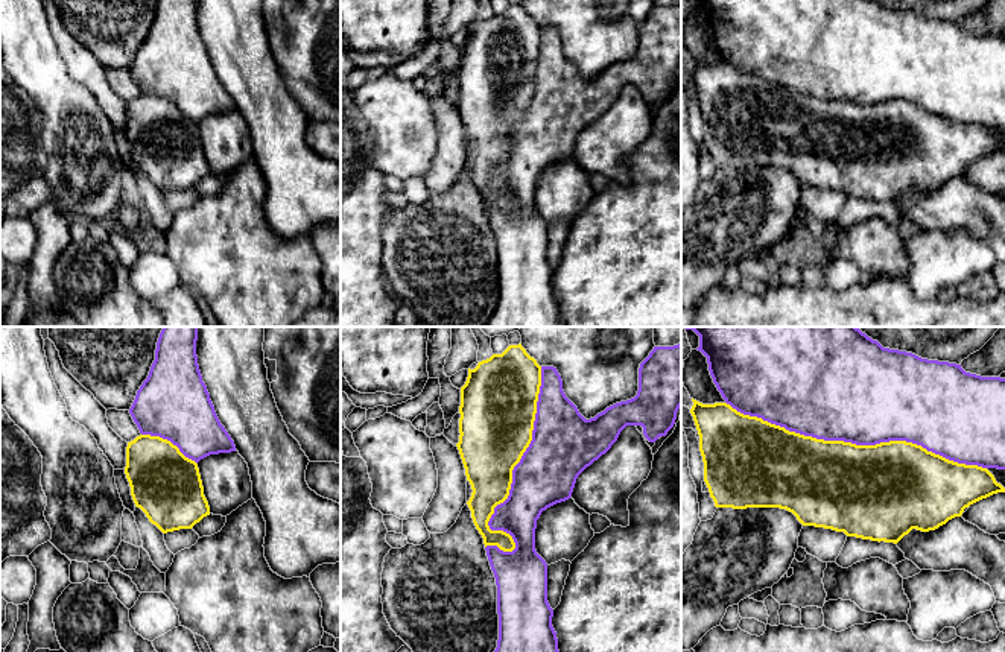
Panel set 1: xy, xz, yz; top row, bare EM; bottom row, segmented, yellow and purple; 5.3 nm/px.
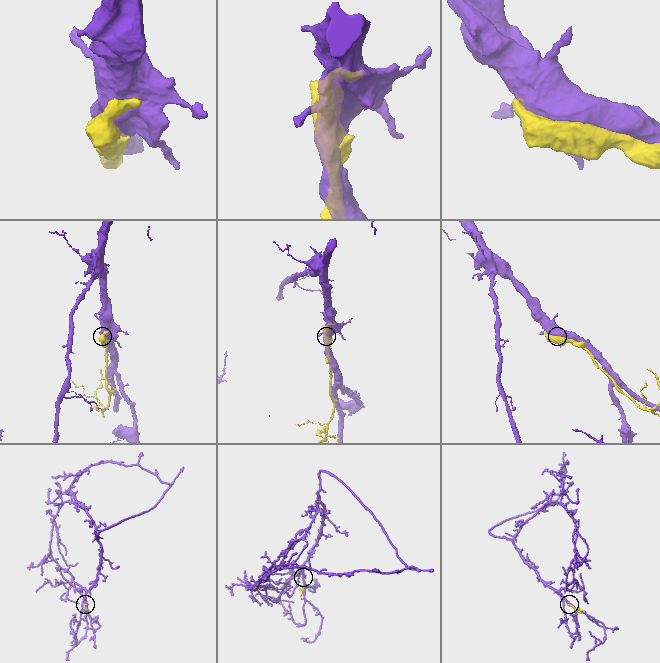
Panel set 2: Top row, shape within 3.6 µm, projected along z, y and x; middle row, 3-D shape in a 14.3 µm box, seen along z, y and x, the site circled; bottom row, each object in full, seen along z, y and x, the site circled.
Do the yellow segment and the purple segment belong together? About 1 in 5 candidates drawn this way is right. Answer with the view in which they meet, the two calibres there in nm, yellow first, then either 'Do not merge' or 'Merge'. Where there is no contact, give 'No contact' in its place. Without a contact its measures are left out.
Touches yellow in yz. Thickness 480 nm (yellow) against 500 nm. Do not merge

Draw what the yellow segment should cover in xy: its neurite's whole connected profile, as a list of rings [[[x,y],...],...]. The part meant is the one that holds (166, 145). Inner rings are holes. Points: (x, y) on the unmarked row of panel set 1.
[[[140,94],[128,102],[125,134],[135,166],[140,167],[149,181],[163,193],[192,188],[204,176],[210,175],[198,123],[185,117],[179,108],[167,99]]]

